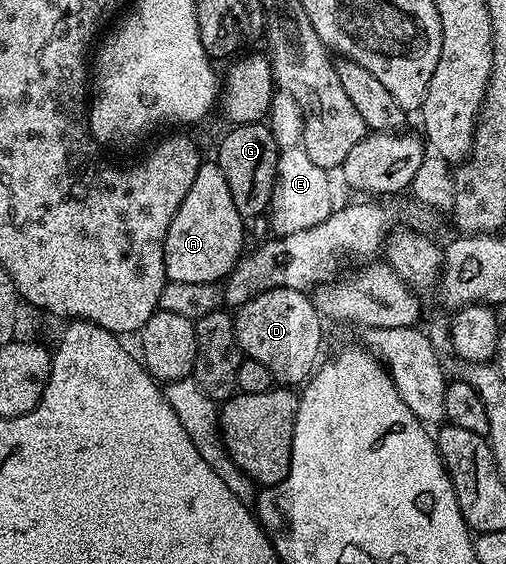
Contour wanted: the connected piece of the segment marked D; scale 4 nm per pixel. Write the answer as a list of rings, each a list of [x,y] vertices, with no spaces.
[[[274,288],[265,294],[257,294],[257,298],[253,298],[248,304],[244,304],[234,313],[234,317],[237,342],[244,357],[265,365],[269,369],[269,374],[273,374],[276,385],[299,386],[311,379],[321,360],[319,351],[323,348],[324,321],[315,308],[314,299],[307,292],[298,292],[288,288]]]

